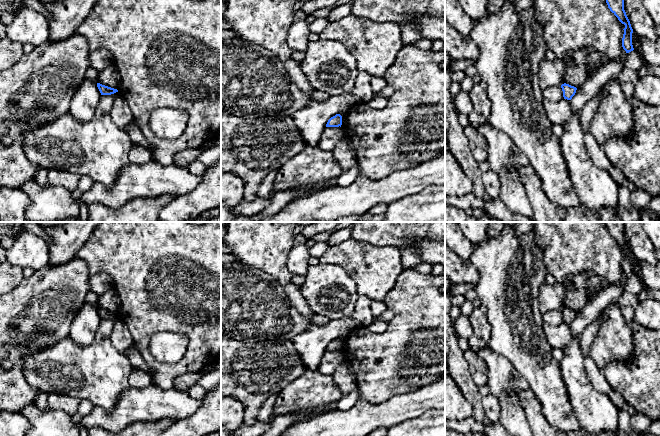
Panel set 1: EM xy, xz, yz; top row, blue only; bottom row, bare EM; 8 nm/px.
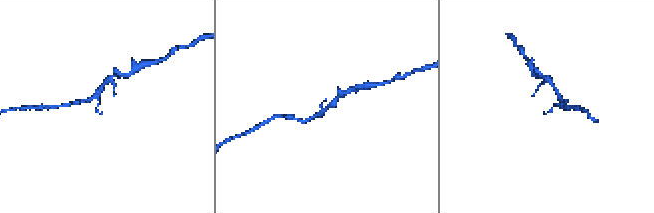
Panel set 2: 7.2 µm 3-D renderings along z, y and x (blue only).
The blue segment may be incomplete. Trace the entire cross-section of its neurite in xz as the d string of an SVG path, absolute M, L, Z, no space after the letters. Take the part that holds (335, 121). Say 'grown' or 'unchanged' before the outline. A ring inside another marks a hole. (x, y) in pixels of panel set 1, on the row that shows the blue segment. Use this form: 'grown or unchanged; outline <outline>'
unchanged; outline M336 114L335 116L331 117L327 124L326 127L341 127L342 125L342 116L340 114Z

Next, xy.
unchanged; outline M97 83L97 87L98 87L101 95L111 95L111 94L118 92L117 89L102 85L100 83Z

